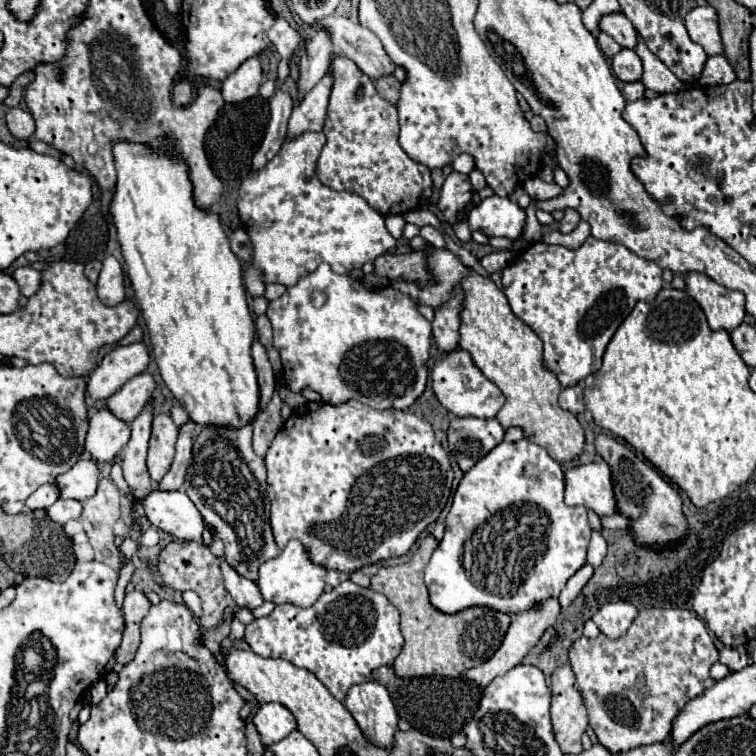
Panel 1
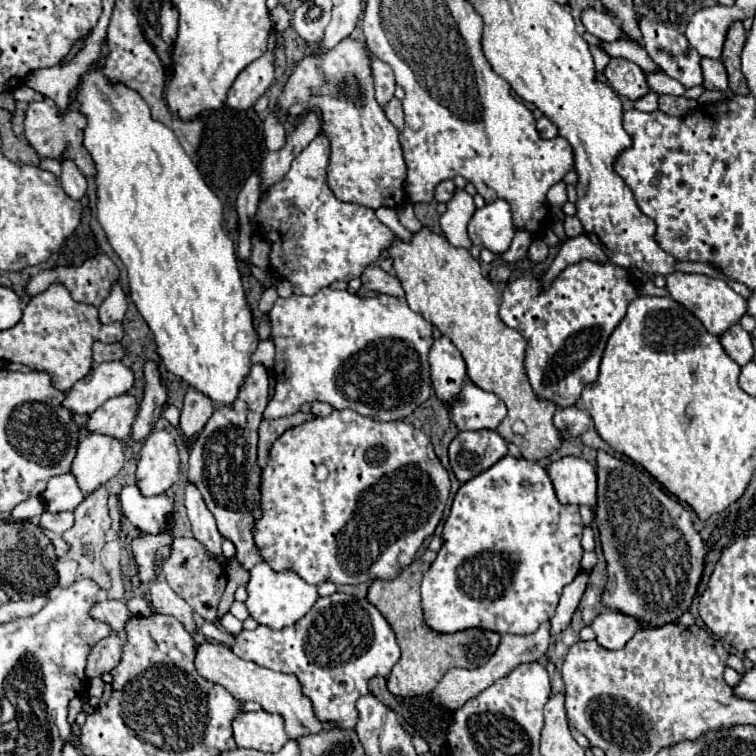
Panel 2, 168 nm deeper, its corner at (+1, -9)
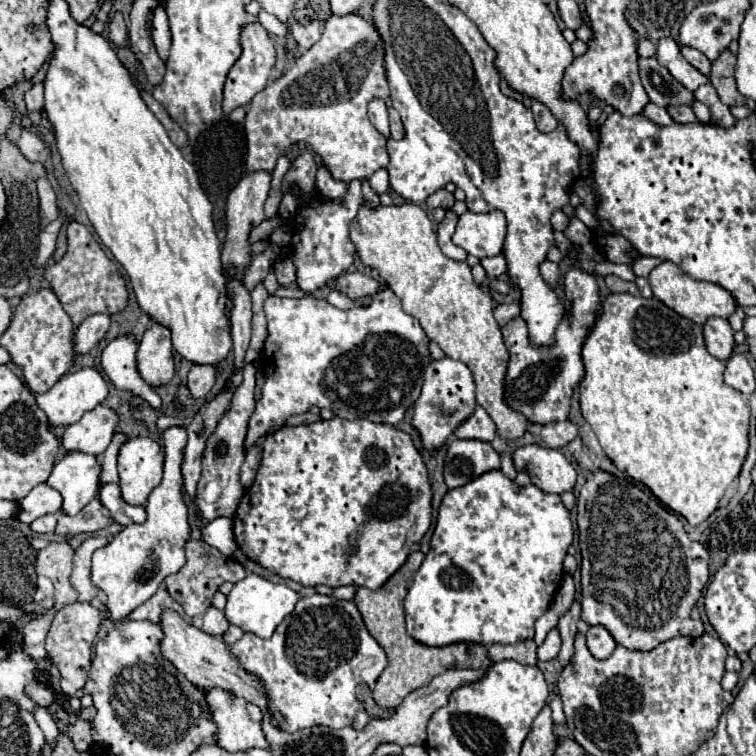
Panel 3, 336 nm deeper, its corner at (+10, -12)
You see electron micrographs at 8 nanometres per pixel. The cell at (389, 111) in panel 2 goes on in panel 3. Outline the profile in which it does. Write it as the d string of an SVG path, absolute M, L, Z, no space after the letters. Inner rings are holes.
M390 108L390 130L392 130L394 140L400 140L404 136L404 126L402 126L400 114L394 108Z

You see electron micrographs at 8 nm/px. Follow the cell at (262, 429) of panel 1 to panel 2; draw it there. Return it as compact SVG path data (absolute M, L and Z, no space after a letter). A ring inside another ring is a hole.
M297 411L289 417L279 417L279 419L263 419L261 425L259 425L259 449L257 449L257 463L259 467L265 467L267 463L267 455L269 455L269 449L273 445L273 441L283 435L287 429L295 427L295 425L301 425L303 421L309 421L313 415L311 413L303 413L303 411Z

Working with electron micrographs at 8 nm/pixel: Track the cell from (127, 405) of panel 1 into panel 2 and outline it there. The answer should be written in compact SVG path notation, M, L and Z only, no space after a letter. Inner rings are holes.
M125 393L111 397L95 413L91 413L87 429L117 439L127 439L131 433L131 425L137 417L137 411L139 411L139 401L133 395Z

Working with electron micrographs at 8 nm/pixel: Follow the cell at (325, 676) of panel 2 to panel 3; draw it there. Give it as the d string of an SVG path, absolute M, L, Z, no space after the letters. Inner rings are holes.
M322 594L300 598L294 612L280 622L270 640L262 640L256 634L246 632L236 644L230 646L230 652L238 658L240 666L246 672L258 676L262 692L268 700L268 712L280 718L278 728L284 732L296 732L320 724L328 728L350 726L360 708L360 702L356 698L356 686L374 684L388 664L384 650L366 630L356 604Z

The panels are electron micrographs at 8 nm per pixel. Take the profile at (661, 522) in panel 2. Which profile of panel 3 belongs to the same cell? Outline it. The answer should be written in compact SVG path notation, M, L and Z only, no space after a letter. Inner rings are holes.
M594 472L594 476L582 486L578 494L578 540L582 554L582 620L588 626L604 626L616 640L616 644L628 650L650 652L658 644L678 638L704 634L702 620L692 620L690 612L700 600L708 582L708 550L700 542L692 542L678 516L670 514L662 504L650 498L632 480L616 478L608 472Z

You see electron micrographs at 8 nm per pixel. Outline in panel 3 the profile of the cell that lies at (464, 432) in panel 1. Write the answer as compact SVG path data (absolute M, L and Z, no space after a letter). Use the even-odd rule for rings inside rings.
M480 440L450 442L444 466L444 480L450 490L476 480L478 476L490 470L500 470L500 456L488 442Z

